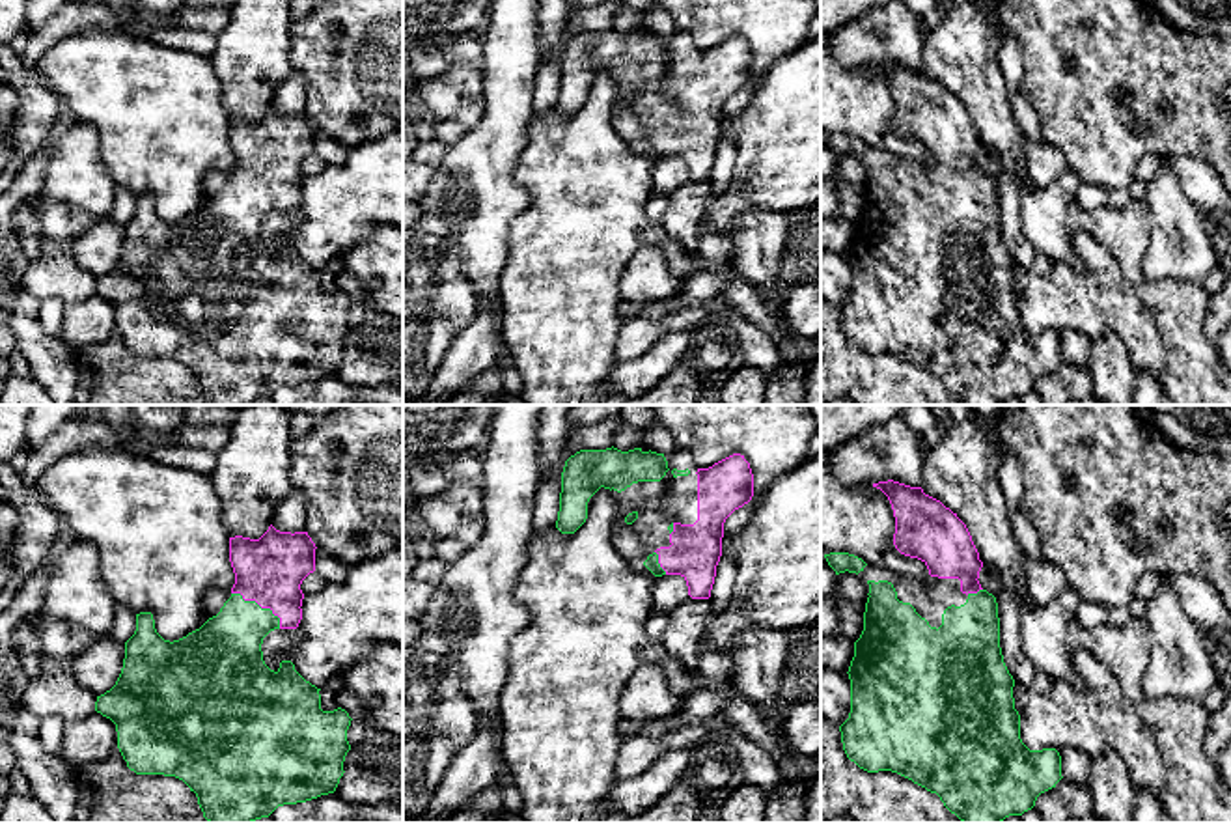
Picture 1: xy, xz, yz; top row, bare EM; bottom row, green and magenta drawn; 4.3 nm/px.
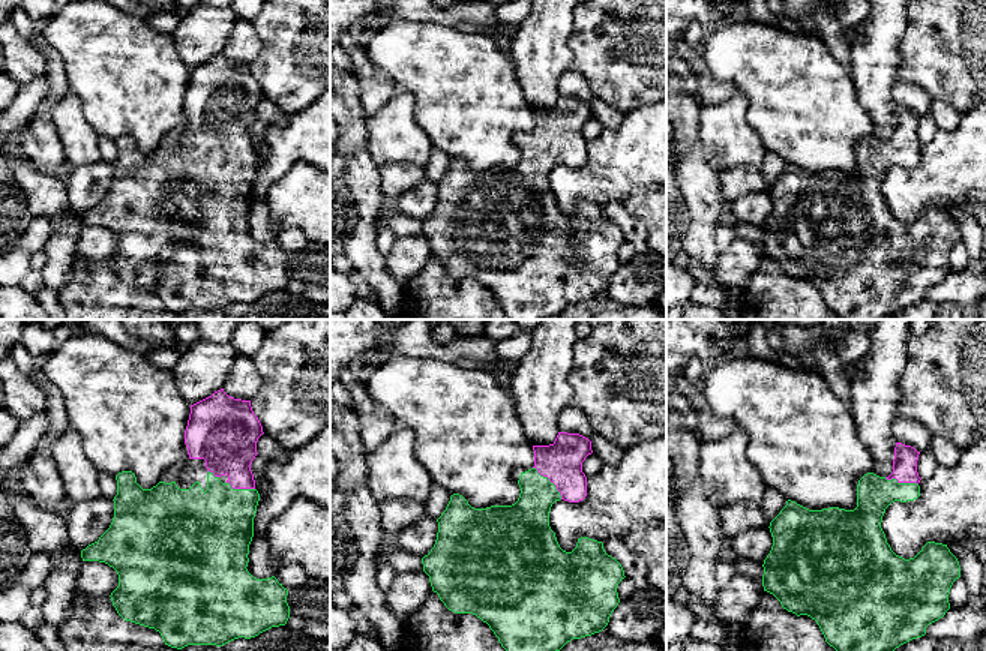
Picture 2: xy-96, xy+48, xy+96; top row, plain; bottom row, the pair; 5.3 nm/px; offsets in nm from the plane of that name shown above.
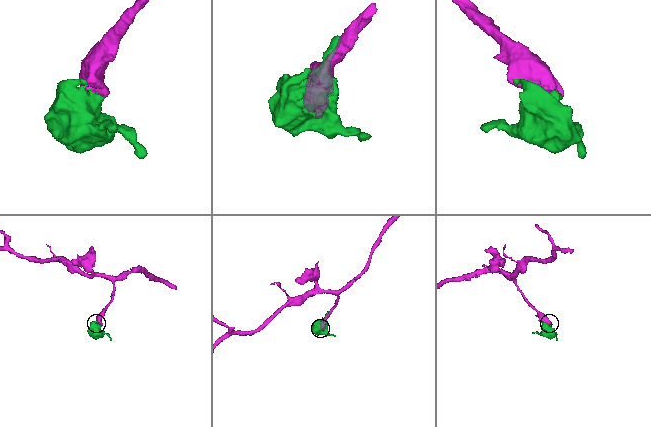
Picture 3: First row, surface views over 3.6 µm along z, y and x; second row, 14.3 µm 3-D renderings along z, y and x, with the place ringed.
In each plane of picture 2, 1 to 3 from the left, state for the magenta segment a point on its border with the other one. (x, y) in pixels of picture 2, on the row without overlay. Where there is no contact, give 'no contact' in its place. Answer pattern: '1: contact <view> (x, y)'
1: contact xy-96 (240, 153)
2: contact xy+48 (550, 146)
3: contact xy+96 (901, 147)

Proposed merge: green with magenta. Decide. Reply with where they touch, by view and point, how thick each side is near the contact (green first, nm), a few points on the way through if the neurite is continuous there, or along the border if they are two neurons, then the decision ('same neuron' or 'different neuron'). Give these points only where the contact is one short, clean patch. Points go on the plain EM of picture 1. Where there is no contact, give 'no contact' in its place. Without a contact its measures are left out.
xy (258, 187) | 300/280 nm | same neuron

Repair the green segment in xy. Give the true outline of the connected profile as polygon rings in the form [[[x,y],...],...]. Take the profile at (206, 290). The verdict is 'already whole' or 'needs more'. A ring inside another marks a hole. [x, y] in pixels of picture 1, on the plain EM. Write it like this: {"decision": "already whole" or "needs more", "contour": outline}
{"decision": "needs more", "contour": [[[272,106],[259,121],[250,121],[242,118],[229,119],[229,144],[235,155],[235,166],[231,170],[211,170],[203,177],[205,198],[209,200],[200,211],[188,215],[179,222],[164,222],[157,211],[151,194],[136,196],[136,213],[125,224],[125,241],[121,256],[116,267],[104,276],[97,278],[95,293],[110,300],[118,314],[118,330],[127,343],[127,349],[136,356],[164,356],[183,362],[190,373],[196,375],[198,386],[203,399],[209,405],[252,405],[261,399],[269,399],[278,388],[297,386],[317,381],[321,377],[334,375],[339,360],[343,358],[343,343],[351,327],[347,323],[347,312],[351,308],[351,299],[345,291],[338,289],[334,293],[321,291],[321,276],[315,267],[306,263],[291,243],[282,243],[280,250],[274,254],[263,243],[261,226],[263,220],[274,211],[297,211],[302,202],[302,181],[300,172],[302,162],[315,153],[315,125],[308,114],[280,114]]]}

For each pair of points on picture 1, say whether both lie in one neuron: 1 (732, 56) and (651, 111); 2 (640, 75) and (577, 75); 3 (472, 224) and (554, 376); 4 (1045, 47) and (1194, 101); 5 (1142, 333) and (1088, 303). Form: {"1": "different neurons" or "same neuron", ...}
{"1": "same neuron", "2": "same neuron", "3": "different neurons", "4": "same neuron", "5": "same neuron"}

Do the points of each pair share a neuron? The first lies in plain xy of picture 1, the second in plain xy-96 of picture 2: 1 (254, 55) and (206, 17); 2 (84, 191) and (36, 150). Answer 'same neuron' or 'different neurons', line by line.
1: same neuron
2: different neurons

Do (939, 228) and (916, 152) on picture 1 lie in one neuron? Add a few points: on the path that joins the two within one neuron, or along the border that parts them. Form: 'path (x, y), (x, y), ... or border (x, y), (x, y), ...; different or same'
border (901, 157), (929, 165); different

